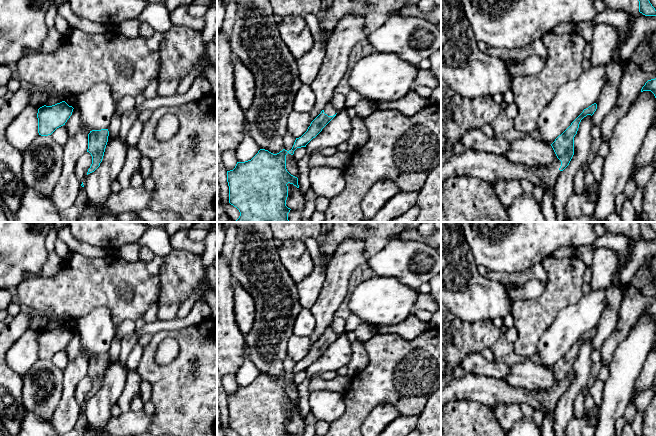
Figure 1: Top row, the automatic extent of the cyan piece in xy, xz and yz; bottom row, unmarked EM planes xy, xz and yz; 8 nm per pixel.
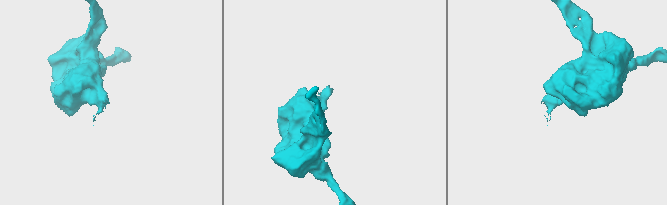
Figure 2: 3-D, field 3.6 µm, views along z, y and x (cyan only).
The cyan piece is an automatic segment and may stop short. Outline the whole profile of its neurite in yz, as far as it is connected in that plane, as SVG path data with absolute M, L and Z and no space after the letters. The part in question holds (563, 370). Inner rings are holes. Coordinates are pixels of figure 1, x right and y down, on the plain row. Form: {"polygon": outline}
{"polygon": "M594 327L571 347L551 368L557 384L542 394L532 394L523 388L513 387L505 381L493 377L478 376L466 373L461 378L451 378L441 390L441 409L453 400L477 401L493 407L497 404L528 404L534 410L538 409L543 416L550 412L554 414L557 402L570 387L574 379L574 361L577 358L581 344L587 339L593 339L597 333Z"}

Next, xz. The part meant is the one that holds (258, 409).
{"polygon": "M329 327L311 346L307 355L301 361L296 362L291 374L283 373L279 377L273 378L268 374L260 373L251 384L237 386L233 394L227 395L229 427L236 431L239 436L290 436L291 433L286 430L287 408L293 408L297 412L299 412L299 409L298 402L291 399L286 393L286 379L288 377L293 379L297 372L306 371L336 340L337 336Z"}

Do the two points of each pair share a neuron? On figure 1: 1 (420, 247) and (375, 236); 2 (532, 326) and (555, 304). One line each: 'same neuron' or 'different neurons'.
1: different neurons
2: same neuron

